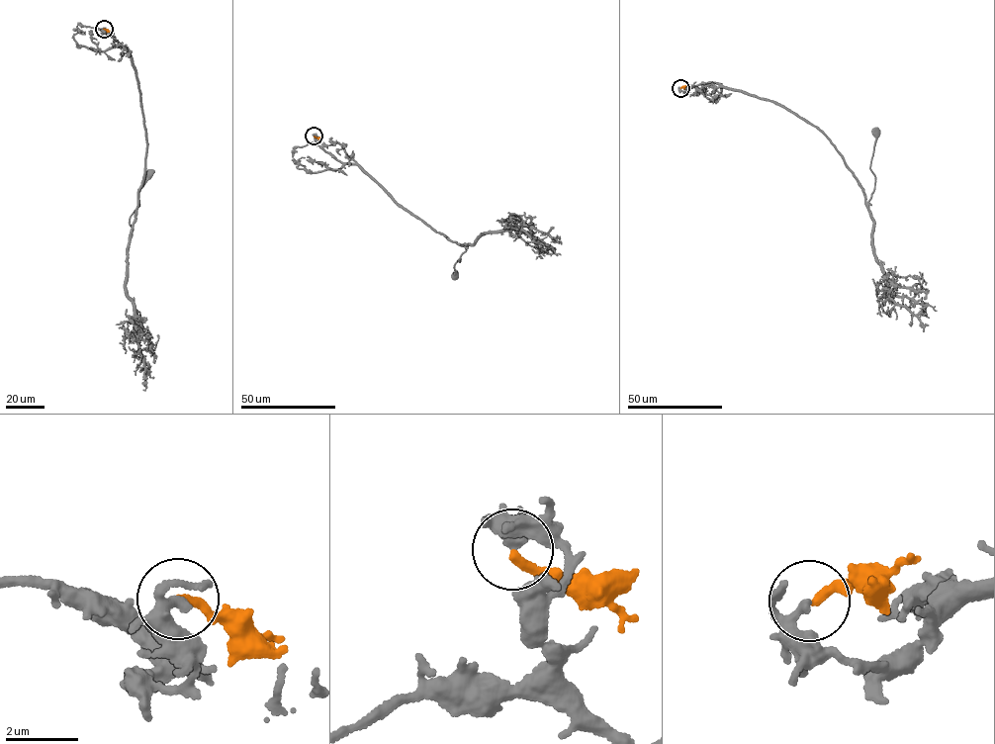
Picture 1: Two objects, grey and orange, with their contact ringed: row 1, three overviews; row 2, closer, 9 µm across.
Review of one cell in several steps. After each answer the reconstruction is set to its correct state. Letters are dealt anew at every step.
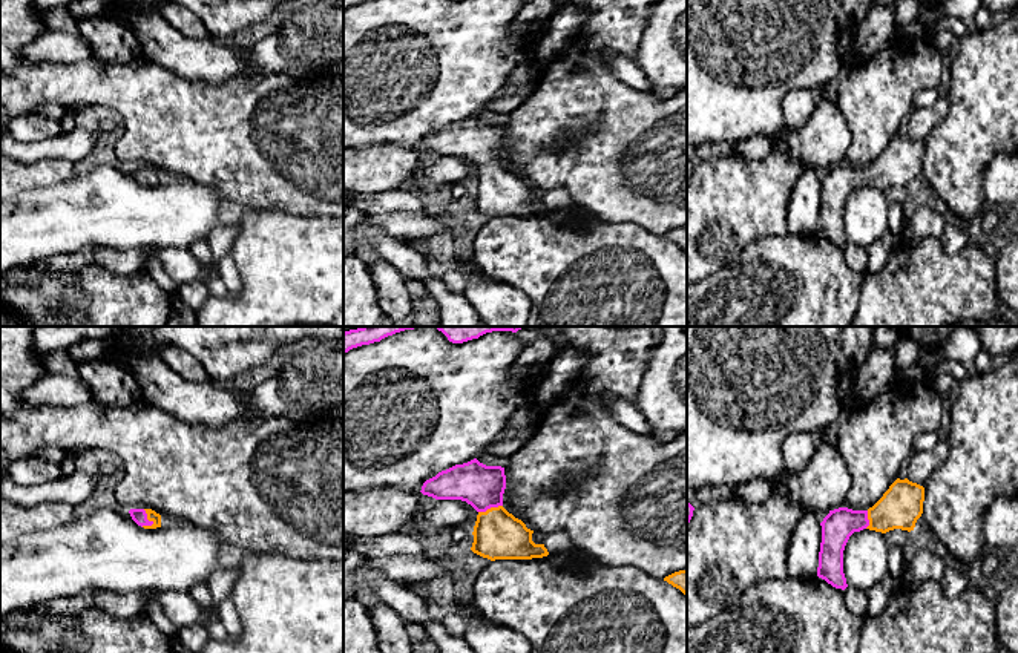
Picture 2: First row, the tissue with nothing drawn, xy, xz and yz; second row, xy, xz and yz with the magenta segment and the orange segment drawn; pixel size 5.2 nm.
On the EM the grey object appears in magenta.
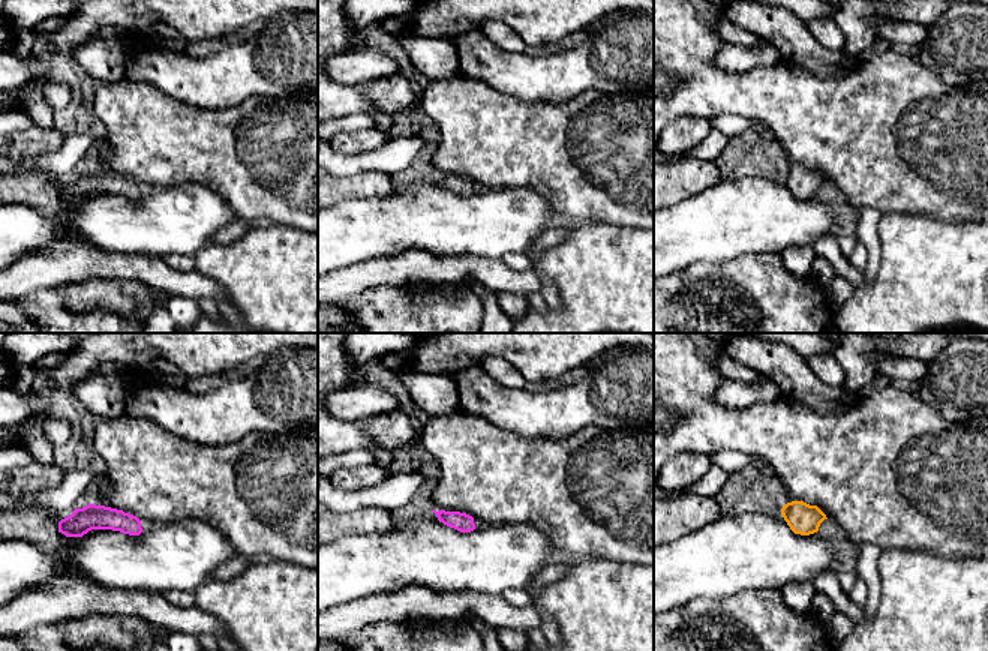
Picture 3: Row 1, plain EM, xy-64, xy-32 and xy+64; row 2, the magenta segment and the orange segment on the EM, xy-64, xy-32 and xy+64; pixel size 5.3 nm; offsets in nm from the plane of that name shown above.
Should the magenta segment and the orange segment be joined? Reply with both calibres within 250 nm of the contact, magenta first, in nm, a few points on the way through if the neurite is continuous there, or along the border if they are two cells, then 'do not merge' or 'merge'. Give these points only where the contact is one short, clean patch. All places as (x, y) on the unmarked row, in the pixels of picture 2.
calibres 80 and 60 nm; way xy (138, 172), (146, 175), (152, 172); merge

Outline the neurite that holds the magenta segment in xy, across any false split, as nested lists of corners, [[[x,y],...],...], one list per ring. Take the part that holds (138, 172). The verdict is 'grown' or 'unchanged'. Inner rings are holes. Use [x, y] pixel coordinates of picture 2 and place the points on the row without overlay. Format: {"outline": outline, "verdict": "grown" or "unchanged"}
{"outline": [[[130,166],[132,176],[144,185],[161,184],[161,172],[152,166]]], "verdict": "grown"}

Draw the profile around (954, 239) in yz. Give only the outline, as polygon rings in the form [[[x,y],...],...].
[[[966,224],[946,225],[940,236],[940,242],[943,245],[943,251],[951,256],[964,250],[969,245]]]

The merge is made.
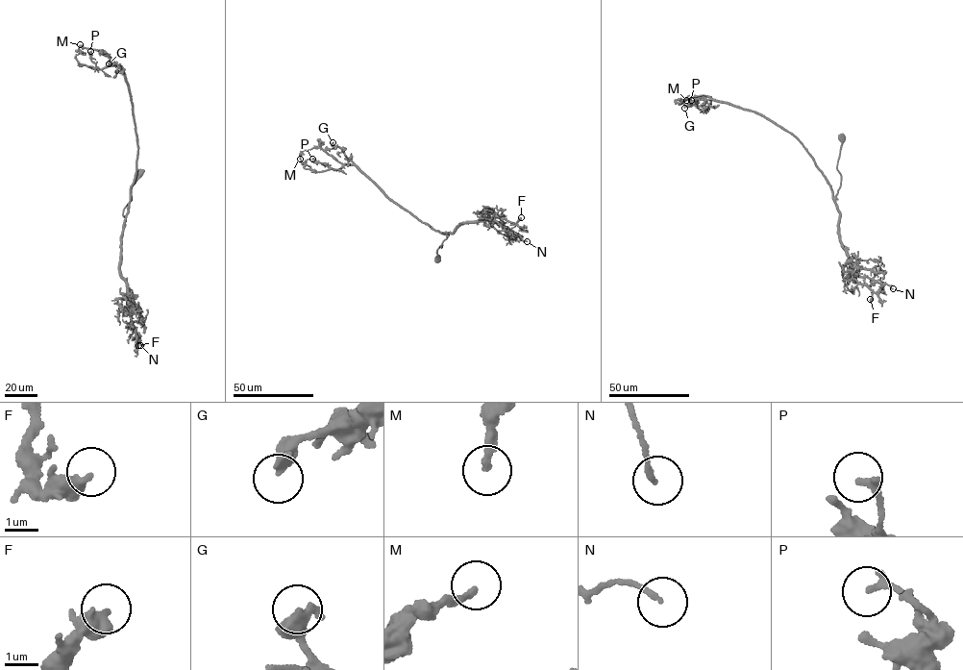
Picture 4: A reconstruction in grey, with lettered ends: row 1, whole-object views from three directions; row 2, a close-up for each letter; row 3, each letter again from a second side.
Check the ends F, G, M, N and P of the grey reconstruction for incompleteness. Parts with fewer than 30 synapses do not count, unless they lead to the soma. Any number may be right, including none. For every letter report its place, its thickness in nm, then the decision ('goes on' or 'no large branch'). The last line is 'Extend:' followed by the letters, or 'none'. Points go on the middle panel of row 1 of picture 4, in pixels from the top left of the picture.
F: at (521, 217); 300 nm thick; no large branch
G: at (333, 142); 460 nm thick; no large branch
M: at (300, 159); 240 nm thick; no large branch
N: at (527, 241); 140 nm thick; no large branch
P: at (312, 159); 200 nm thick; no large branch
Extend: none

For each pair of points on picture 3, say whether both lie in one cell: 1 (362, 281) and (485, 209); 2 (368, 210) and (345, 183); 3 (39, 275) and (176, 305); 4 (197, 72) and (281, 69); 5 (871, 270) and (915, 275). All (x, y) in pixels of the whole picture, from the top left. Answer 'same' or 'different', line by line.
1: different
2: different
3: different
4: same
5: different

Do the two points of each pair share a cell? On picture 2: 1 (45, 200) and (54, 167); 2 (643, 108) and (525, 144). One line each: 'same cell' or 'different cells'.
1: different cells
2: same cell

